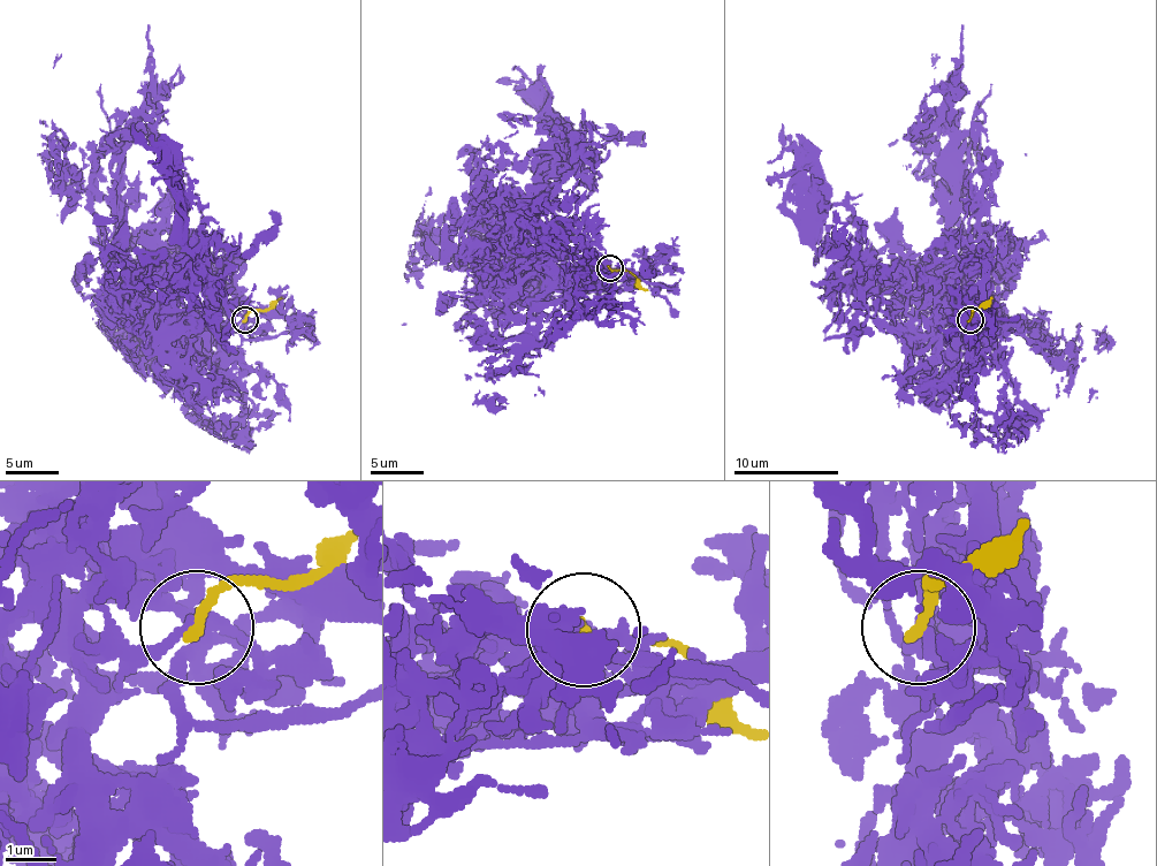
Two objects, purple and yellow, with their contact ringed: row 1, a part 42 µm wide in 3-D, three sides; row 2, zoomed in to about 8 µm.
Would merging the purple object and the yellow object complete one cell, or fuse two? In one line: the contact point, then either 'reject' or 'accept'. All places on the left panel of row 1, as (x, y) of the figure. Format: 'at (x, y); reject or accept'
at (245, 319); reject

